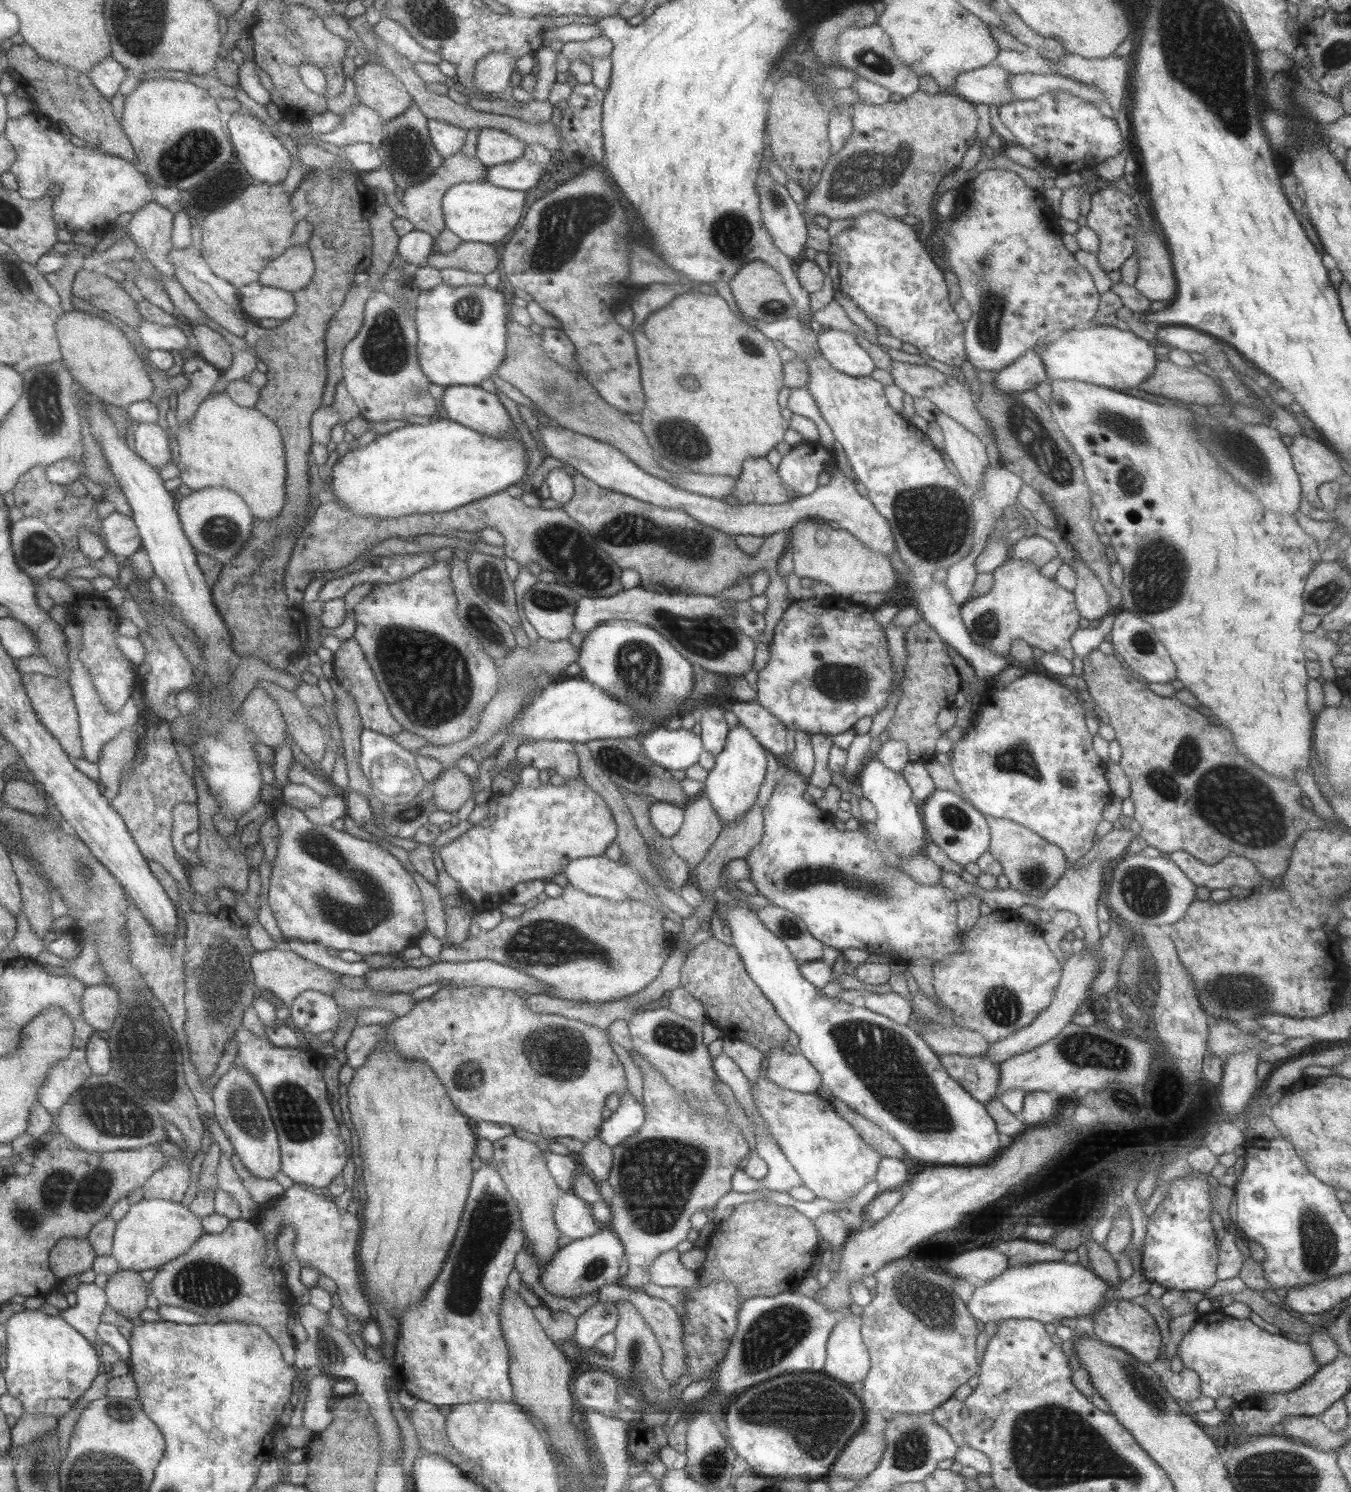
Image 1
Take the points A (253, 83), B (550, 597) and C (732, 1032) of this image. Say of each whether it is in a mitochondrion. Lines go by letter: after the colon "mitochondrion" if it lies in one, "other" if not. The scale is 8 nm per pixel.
A: other
B: mitochondrion
C: other

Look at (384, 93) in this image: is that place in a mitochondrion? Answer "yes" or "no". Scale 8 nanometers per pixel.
no

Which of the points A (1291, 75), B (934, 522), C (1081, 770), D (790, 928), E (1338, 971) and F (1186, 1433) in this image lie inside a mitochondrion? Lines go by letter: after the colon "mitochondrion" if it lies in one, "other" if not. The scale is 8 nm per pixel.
A: other
B: mitochondrion
C: other
D: mitochondrion
E: other
F: other

